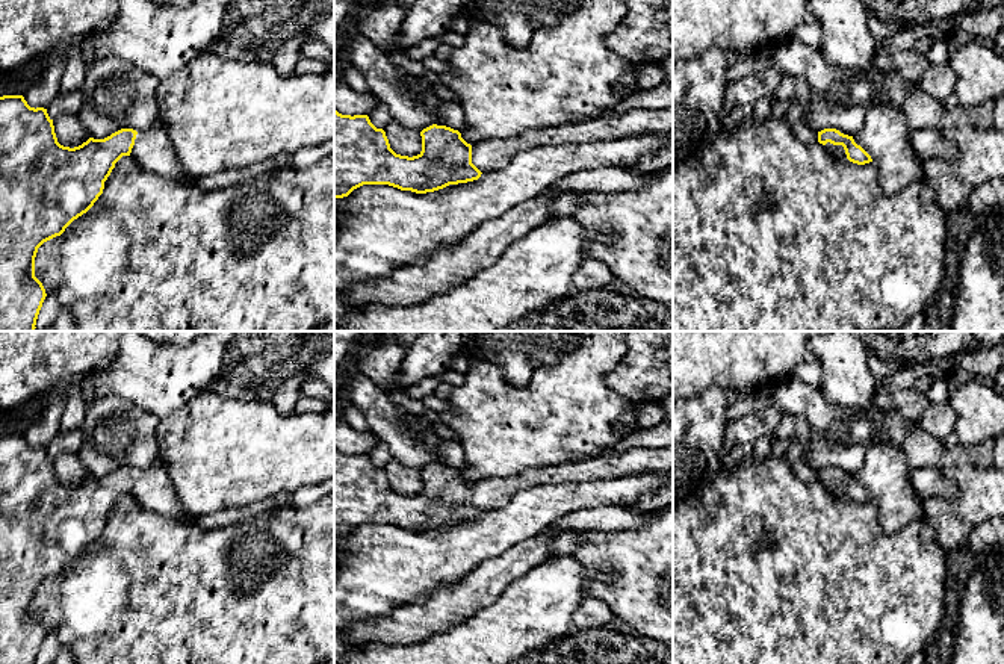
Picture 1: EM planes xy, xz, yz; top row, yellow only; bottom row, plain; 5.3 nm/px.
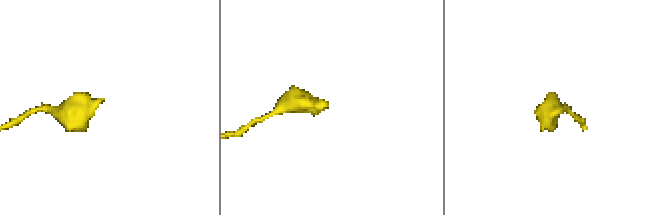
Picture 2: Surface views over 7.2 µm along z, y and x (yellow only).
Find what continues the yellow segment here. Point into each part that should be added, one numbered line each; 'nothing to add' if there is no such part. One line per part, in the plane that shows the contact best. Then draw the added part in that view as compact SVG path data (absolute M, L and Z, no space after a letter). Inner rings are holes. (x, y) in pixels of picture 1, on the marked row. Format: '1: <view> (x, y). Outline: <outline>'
1: yz (838, 152). Outline: M827 142L824 147L826 147L826 148L829 150L829 153L830 153L832 156L835 156L838 160L847 159L847 154L845 154L845 150L844 150L842 145L833 145L833 144Z

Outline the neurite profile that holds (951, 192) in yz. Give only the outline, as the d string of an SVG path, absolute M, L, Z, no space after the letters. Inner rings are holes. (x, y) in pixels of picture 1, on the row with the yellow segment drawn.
M940 159L922 162L921 178L934 192L934 203L945 213L965 206L972 189L956 175L950 162Z

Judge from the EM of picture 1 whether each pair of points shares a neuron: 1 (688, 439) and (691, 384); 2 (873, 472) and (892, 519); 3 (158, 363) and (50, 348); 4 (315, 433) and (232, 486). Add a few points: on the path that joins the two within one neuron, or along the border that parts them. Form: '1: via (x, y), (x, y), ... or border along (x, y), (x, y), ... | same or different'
1: border along (725, 389), (709, 387), (688, 400) | different
2: via (885, 484), (892, 492), (892, 507) | same
3: border along (120, 347), (115, 359), (106, 366) | different
4: via (294, 451), (263, 454), (253, 465) | same

